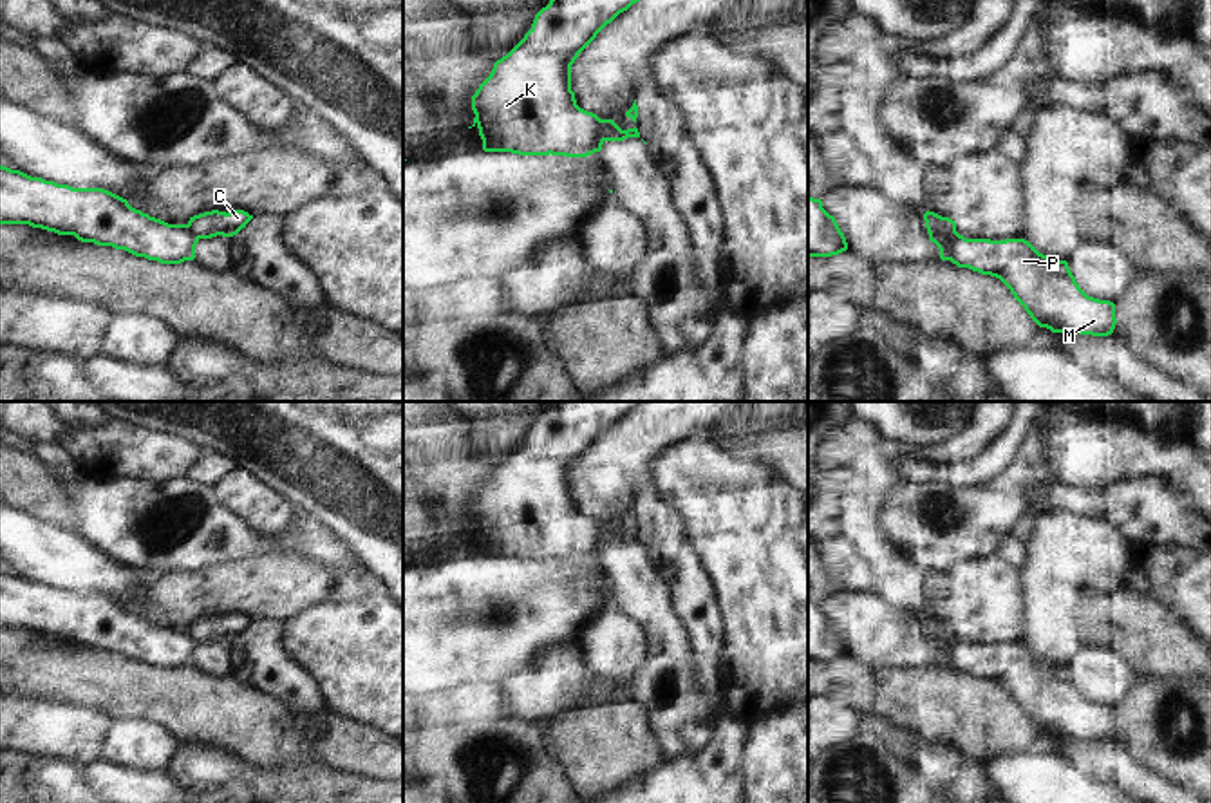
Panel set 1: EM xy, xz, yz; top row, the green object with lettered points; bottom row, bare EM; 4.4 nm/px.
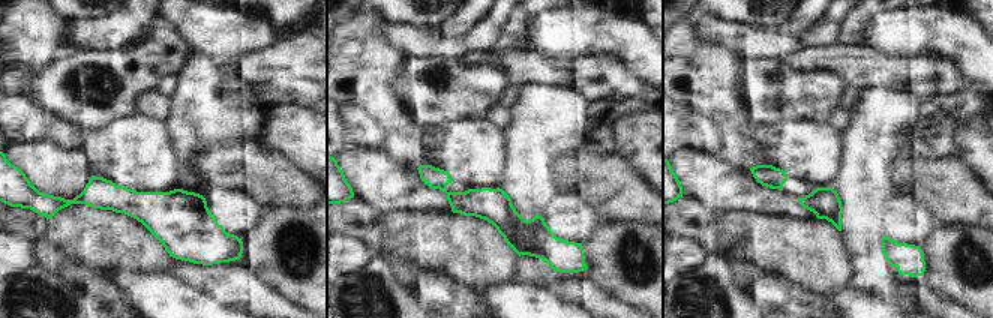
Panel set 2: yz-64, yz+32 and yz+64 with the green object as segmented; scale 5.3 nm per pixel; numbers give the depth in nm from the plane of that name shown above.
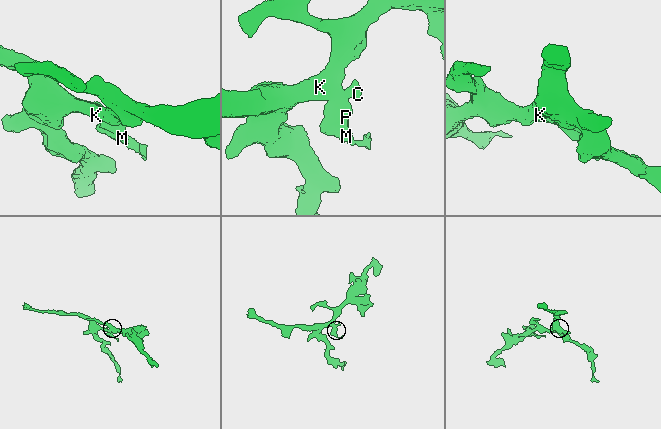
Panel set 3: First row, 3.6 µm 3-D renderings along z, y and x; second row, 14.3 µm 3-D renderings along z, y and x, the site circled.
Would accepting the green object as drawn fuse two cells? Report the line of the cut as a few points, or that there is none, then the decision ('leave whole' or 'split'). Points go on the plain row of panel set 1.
cut yz (955, 635), (944, 641), (929, 641); split

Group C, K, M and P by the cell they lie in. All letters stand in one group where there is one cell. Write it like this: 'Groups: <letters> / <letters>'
Groups: C / K M P.

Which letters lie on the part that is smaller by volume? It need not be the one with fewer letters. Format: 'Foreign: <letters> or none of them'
Foreign: C

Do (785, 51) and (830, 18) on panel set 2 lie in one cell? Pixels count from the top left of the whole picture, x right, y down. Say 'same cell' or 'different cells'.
same cell

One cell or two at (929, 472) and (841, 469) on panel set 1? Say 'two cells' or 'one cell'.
two cells

